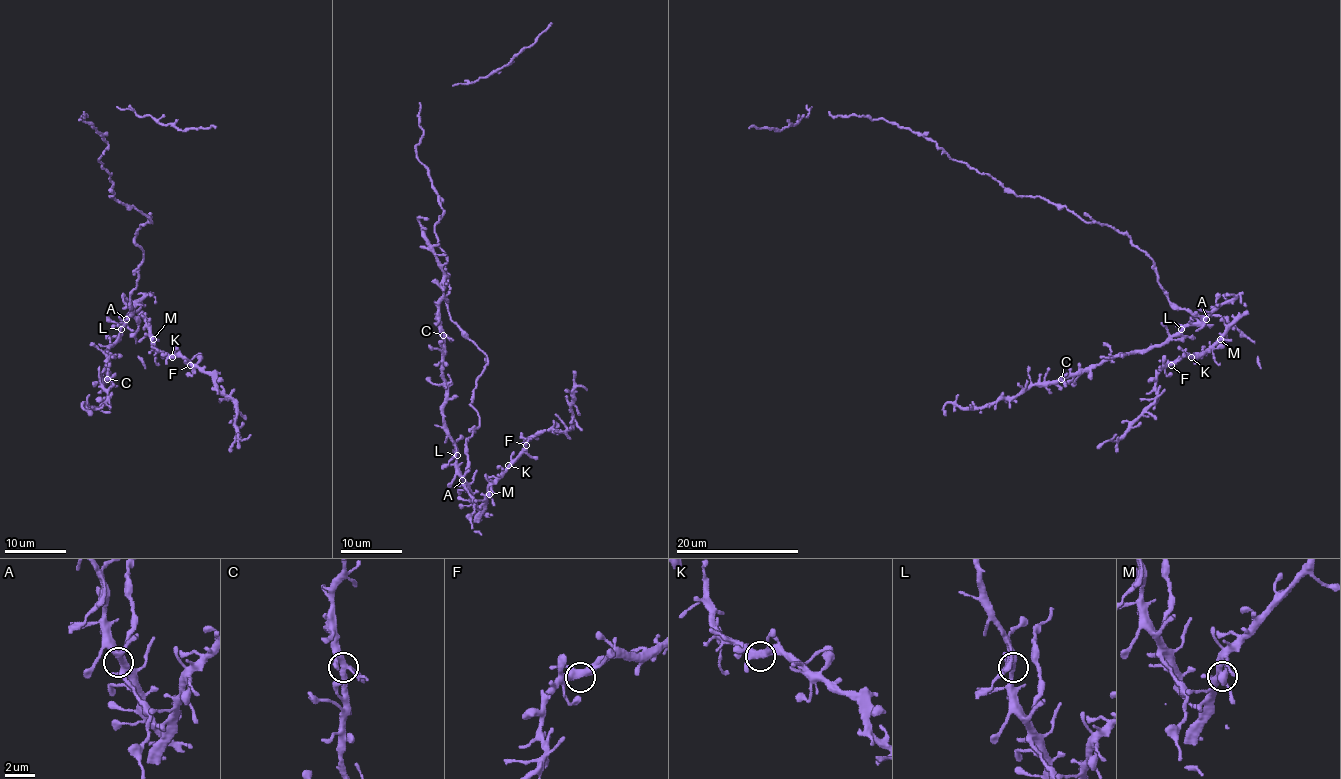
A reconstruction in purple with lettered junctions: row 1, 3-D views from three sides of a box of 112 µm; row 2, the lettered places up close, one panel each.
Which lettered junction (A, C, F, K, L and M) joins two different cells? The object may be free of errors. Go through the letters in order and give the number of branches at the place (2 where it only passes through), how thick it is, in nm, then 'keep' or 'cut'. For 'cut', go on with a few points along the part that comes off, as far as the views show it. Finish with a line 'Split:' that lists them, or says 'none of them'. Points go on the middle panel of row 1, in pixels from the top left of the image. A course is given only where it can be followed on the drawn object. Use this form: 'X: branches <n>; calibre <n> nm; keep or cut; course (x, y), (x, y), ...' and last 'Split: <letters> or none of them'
A: branches 4; calibre 400 nm; keep
C: branches 4; calibre 340 nm; keep
F: branches 4; calibre 360 nm; keep
K: branches 3; calibre 360 nm; keep
L: branches 4; calibre 320 nm; keep
M: branches 4; calibre 360 nm; keep
Split: none of them

